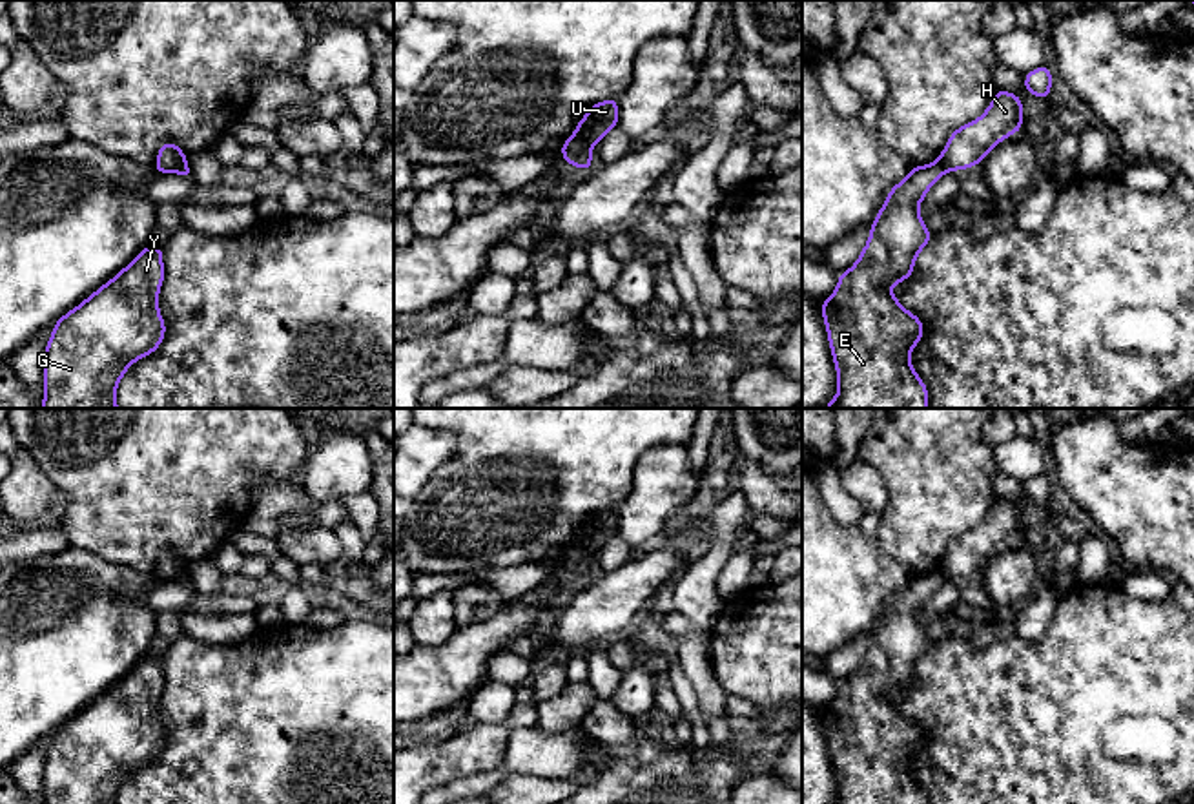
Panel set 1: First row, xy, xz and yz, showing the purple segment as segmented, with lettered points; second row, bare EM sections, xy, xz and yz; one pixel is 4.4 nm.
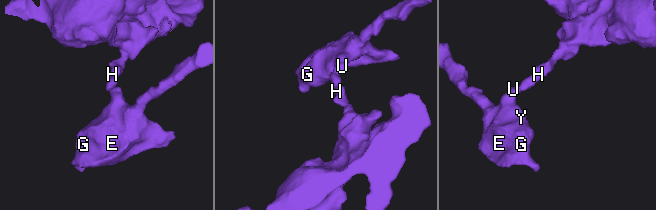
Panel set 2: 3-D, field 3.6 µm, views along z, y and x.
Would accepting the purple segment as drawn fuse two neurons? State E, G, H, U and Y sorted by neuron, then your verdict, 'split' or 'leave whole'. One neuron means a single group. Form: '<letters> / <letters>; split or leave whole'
E G U Y / H; split

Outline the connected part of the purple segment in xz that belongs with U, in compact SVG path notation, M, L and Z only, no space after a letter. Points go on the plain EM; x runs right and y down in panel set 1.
M609 507L600 512L592 512L583 527L576 534L576 543L580 543L587 552L598 552L614 534L618 534L618 509Z

